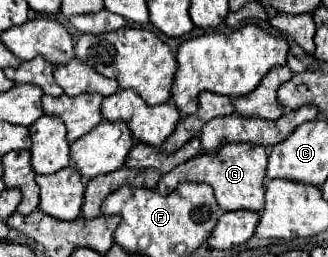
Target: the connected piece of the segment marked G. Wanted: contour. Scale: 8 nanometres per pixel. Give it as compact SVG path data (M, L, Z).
M224 144L214 152L202 152L188 162L180 164L178 170L170 170L158 182L158 192L168 194L182 182L206 182L214 188L214 196L222 210L252 210L260 212L264 206L264 176L266 176L266 148L256 144Z

